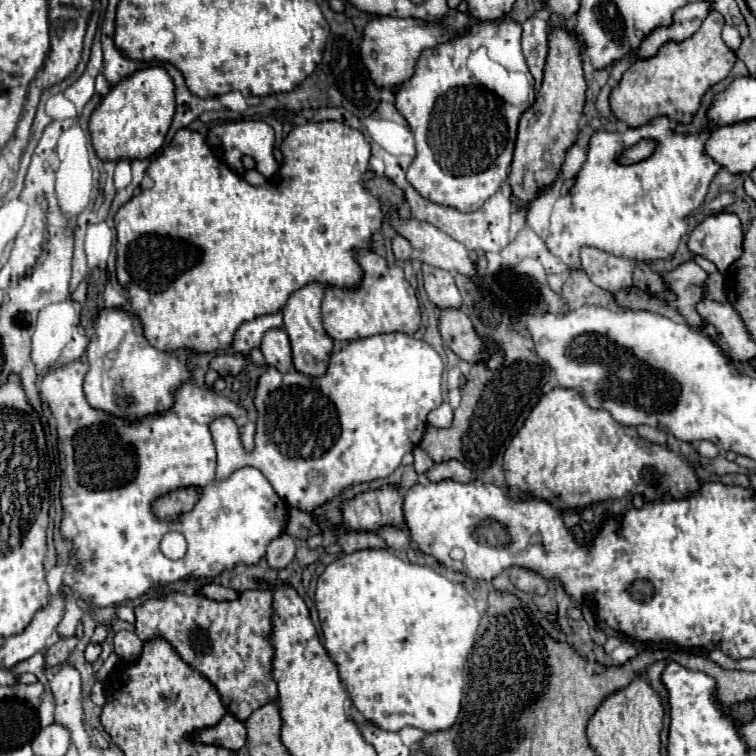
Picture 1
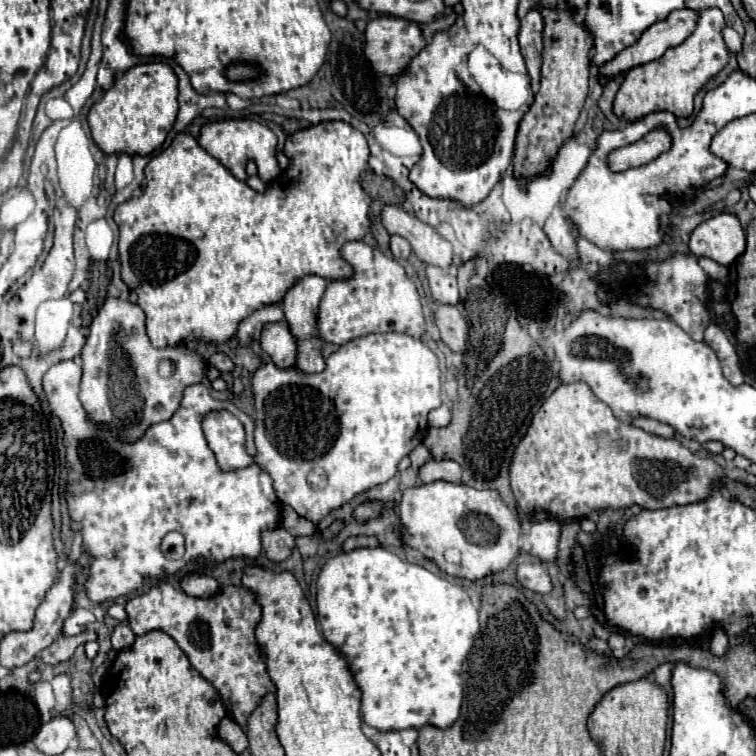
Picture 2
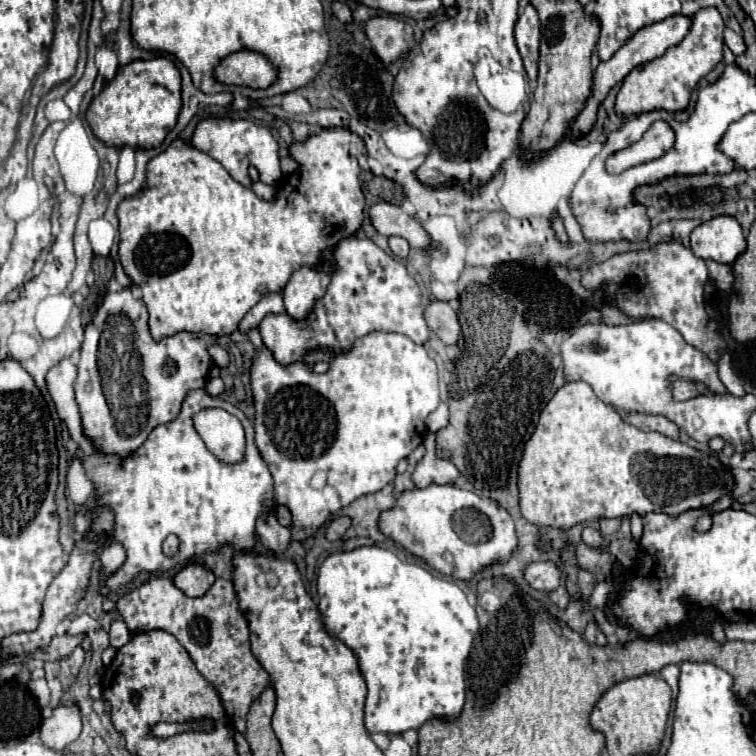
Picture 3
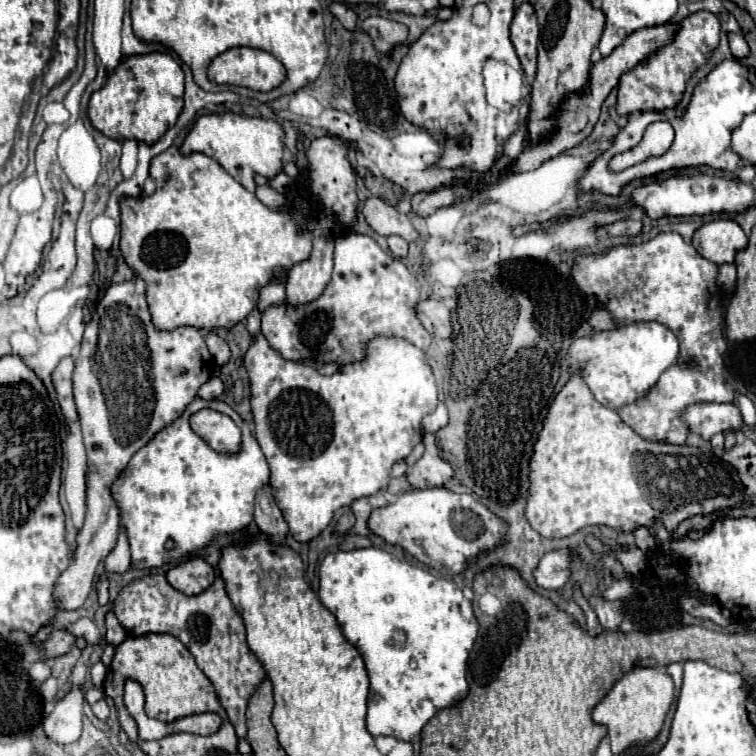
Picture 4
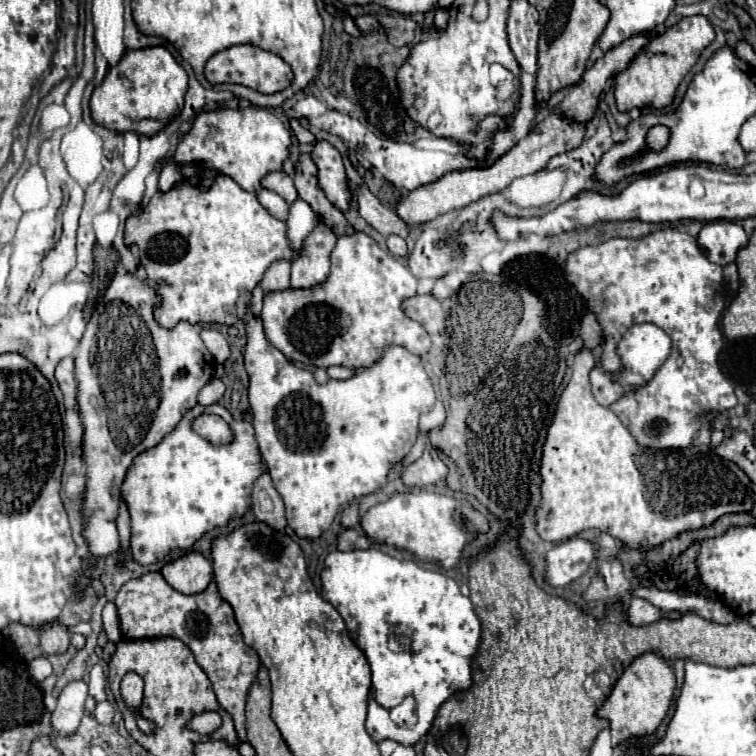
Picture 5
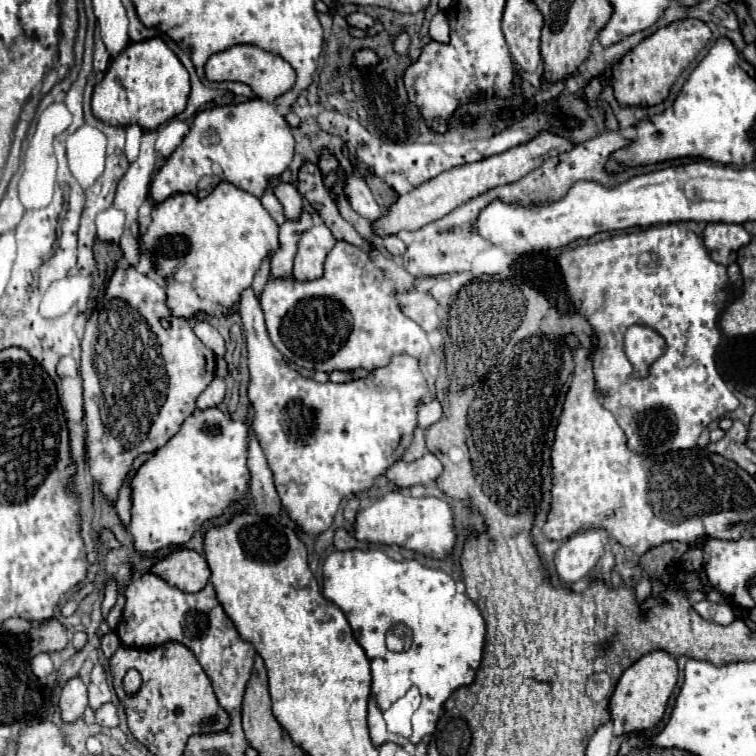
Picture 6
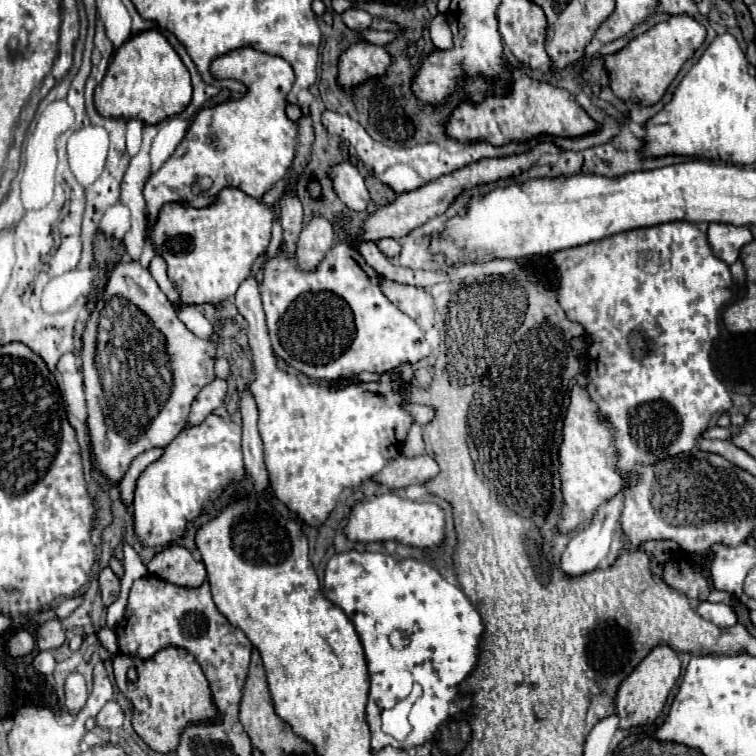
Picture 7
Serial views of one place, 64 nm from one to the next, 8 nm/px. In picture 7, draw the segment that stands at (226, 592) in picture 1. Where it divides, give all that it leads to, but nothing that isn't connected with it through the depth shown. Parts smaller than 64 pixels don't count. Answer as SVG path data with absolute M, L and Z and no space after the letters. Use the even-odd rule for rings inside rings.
M172 544L162 552L158 552L150 560L148 572L154 576L160 576L170 584L178 584L184 588L196 588L206 578L204 564L194 560L192 554L178 544Z

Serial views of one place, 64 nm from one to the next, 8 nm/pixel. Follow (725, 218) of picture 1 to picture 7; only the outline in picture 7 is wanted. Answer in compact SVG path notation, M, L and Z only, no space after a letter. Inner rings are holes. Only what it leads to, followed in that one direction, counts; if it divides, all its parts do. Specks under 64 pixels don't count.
M714 222L708 226L708 242L716 258L724 260L726 264L734 264L740 256L744 244L752 240L752 232L746 226L732 226Z

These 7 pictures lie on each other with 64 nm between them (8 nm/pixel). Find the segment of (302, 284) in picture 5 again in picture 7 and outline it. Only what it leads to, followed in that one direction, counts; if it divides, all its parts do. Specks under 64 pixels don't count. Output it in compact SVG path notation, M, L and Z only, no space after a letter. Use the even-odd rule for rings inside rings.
M314 216L302 230L300 240L298 240L298 264L300 268L314 268L324 254L332 248L334 242L334 232L332 232L332 222L324 216Z

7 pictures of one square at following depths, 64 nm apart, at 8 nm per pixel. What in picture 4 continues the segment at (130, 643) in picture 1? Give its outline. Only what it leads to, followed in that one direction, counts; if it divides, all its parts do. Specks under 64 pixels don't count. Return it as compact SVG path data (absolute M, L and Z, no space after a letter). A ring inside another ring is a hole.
M108 610L108 614L106 614L106 642L112 646L118 646L124 638L126 638L126 632L124 632L122 624L118 622L116 614L112 610Z

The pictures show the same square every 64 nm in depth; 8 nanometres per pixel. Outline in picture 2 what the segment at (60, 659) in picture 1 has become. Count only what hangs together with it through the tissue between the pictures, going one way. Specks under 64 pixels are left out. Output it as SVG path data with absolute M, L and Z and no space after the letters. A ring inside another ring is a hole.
M85 631L76 636L60 636L52 642L52 646L48 646L46 650L42 650L38 654L38 658L44 662L44 664L58 664L58 662L64 662L68 660L76 646L78 644L84 644L84 642L95 641L97 635L93 631Z

